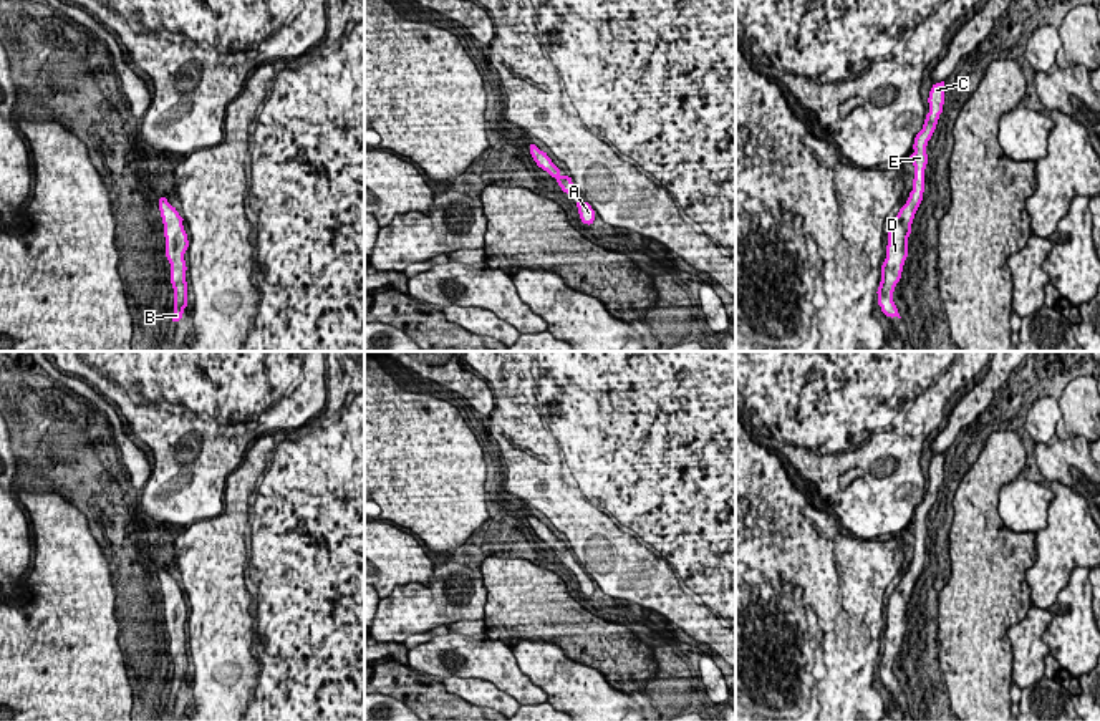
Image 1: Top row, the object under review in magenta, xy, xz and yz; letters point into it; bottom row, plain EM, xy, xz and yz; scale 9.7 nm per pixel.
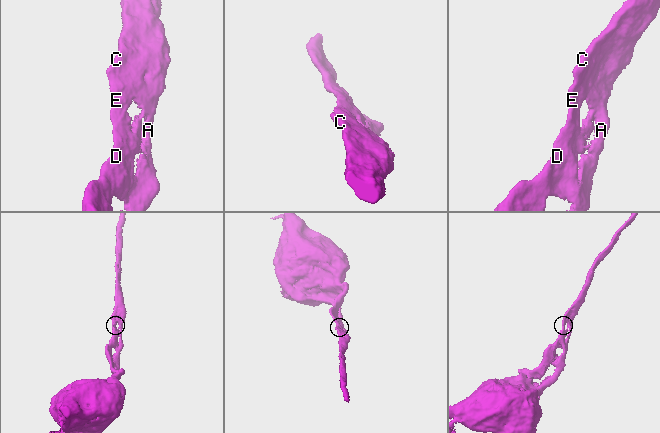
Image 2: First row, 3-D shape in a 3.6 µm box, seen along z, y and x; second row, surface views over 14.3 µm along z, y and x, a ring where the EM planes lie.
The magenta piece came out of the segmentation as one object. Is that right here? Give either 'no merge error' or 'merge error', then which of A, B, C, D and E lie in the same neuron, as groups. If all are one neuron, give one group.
no merge error; A B C D E

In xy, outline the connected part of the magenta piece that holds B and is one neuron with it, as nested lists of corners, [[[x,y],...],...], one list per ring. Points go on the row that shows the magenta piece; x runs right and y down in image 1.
[[[166,197],[159,199],[159,210],[164,224],[166,257],[171,264],[171,283],[174,288],[174,313],[172,322],[182,318],[187,307],[187,282],[186,282],[186,260],[184,254],[189,247],[187,234],[182,225],[182,217]]]

